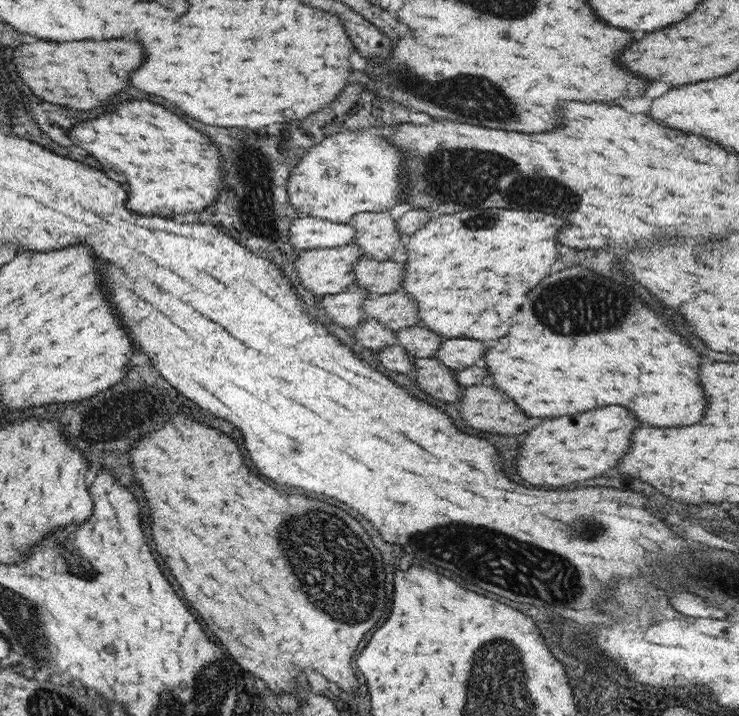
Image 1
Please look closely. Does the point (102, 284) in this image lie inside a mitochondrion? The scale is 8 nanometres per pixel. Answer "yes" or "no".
no

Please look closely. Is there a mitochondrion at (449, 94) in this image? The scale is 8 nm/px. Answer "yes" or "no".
yes

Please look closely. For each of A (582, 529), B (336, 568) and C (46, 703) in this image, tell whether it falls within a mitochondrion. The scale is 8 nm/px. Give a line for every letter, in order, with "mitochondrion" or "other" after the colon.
A: mitochondrion
B: mitochondrion
C: mitochondrion

